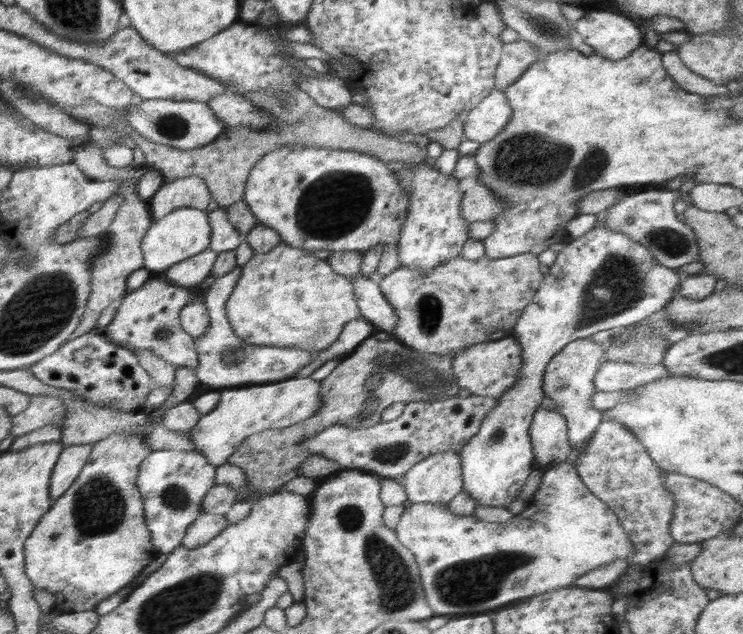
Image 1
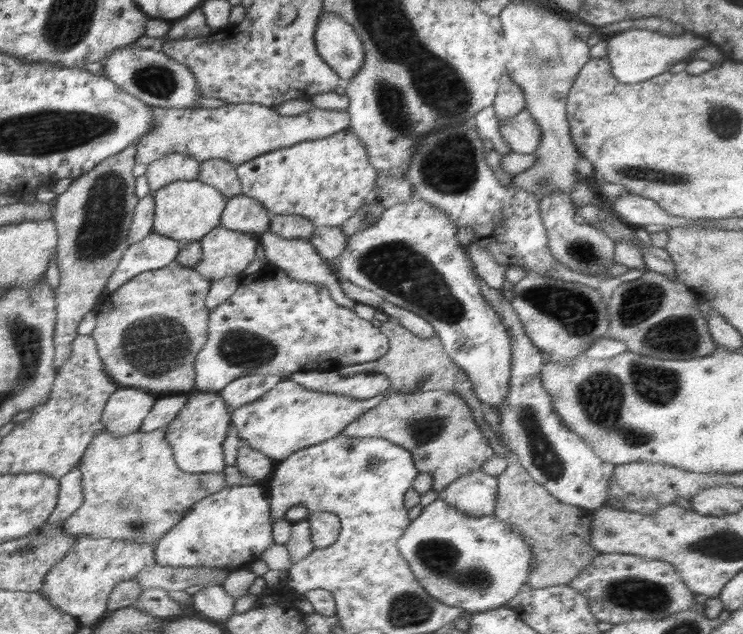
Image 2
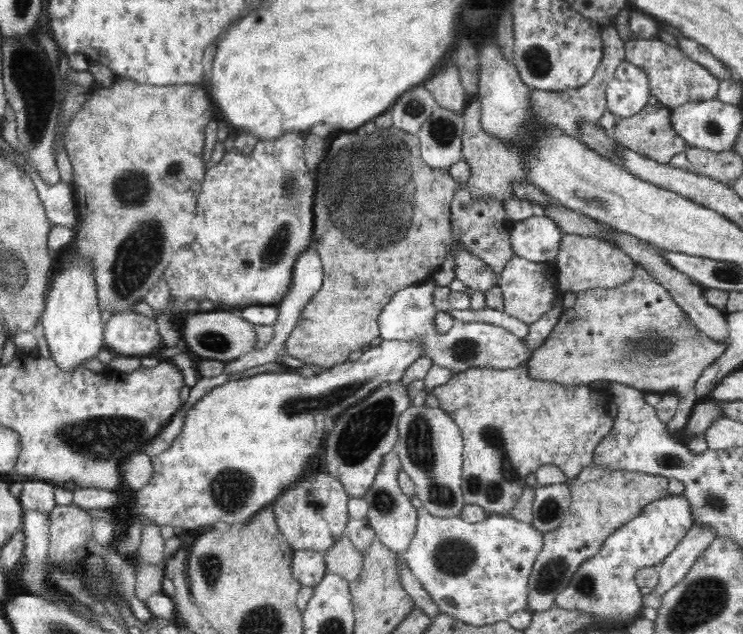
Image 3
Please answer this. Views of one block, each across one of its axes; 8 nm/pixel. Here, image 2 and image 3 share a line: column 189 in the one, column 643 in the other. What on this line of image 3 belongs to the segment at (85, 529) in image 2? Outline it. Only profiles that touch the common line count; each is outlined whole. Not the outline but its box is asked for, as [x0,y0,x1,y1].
[528,463,670,611]

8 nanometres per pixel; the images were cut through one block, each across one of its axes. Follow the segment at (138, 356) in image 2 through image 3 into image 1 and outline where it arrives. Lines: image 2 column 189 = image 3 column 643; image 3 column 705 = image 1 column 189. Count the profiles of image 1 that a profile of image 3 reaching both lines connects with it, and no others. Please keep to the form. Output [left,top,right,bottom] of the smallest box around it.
[104,273,217,368]

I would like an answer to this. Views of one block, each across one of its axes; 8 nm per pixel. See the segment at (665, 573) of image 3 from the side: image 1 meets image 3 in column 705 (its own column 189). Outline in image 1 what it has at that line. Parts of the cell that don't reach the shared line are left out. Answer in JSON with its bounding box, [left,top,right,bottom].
[181,512,228,548]

